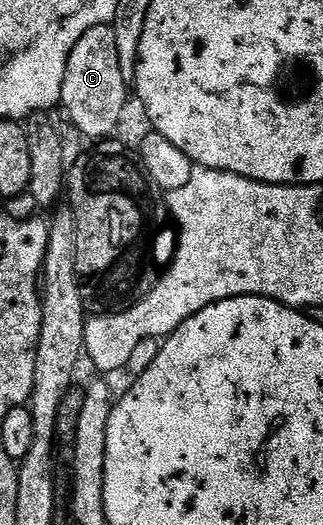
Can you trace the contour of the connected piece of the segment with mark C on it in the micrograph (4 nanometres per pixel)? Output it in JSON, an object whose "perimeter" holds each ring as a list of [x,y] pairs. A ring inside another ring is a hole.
{"perimeter":[[[94,26],[67,56],[62,109],[67,109],[71,122],[87,138],[107,140],[116,133],[121,108],[129,99],[129,79],[121,72],[117,56],[117,36],[111,26]]]}

